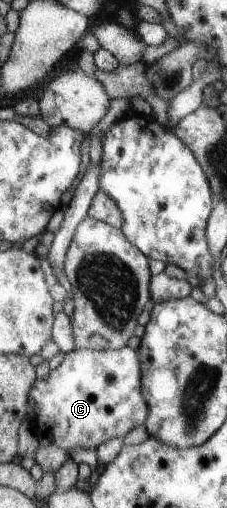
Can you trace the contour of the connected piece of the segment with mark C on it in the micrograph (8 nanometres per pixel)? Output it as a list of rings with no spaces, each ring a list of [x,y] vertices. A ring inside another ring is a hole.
[[[121,348],[121,349],[108,349],[105,351],[93,351],[92,349],[76,349],[72,352],[65,353],[62,362],[48,374],[46,378],[37,378],[30,390],[31,406],[35,411],[35,420],[31,421],[35,436],[39,442],[39,446],[58,446],[62,450],[66,450],[68,454],[72,451],[86,449],[86,450],[96,450],[104,442],[112,440],[113,438],[120,437],[123,438],[136,426],[144,424],[144,420],[147,420],[149,406],[147,404],[146,398],[144,398],[144,392],[142,392],[142,362],[139,360],[137,350],[132,348]]]

